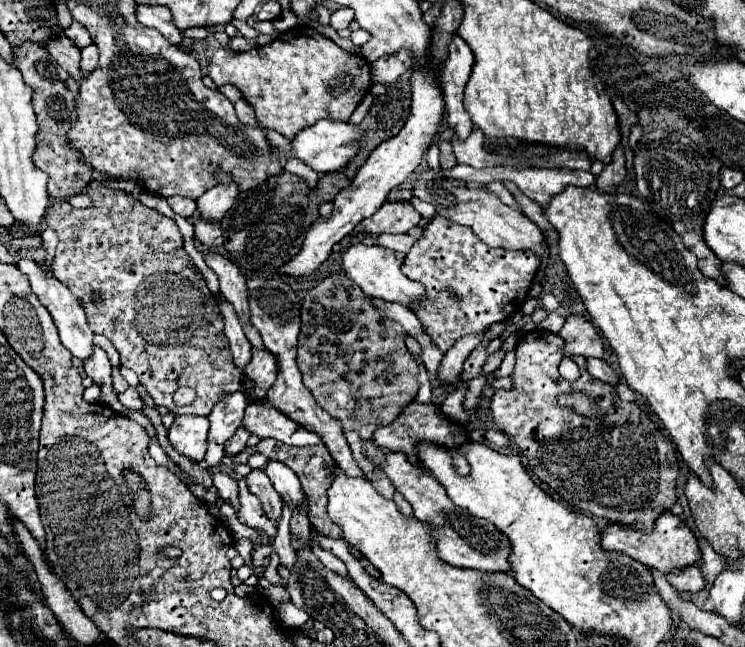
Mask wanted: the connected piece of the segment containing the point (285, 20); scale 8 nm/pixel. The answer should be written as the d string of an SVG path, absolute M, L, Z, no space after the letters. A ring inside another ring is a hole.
M283 10L272 23L278 32L284 33L297 25L297 17L291 10Z

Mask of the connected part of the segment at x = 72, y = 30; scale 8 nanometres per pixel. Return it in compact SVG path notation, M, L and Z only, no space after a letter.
M72 20L72 24L64 30L64 34L66 34L78 48L84 48L84 46L88 46L88 44L92 42L88 30L86 30L84 26L78 26L78 22L74 22L74 20Z

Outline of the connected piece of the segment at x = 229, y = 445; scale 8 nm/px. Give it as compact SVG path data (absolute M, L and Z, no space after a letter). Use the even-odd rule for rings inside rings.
M240 426L238 430L236 430L236 434L226 442L226 454L228 456L234 456L234 454L238 454L238 452L242 452L244 448L246 448L246 440L250 438L250 432L244 428L244 426Z

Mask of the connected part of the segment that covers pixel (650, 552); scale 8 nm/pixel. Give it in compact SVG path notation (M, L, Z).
M662 512L656 522L652 532L640 532L636 526L622 526L622 524L610 524L602 530L602 548L606 550L618 550L648 568L656 568L664 574L668 574L672 568L684 568L700 560L700 550L698 542L692 534L692 530L682 522L680 516L672 512Z

